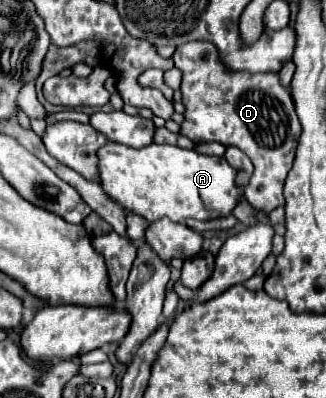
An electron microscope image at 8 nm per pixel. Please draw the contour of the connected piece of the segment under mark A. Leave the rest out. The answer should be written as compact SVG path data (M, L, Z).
M118 142L104 144L96 156L100 186L108 198L120 204L126 212L134 212L148 222L160 218L184 222L186 218L214 220L230 216L242 196L242 190L234 182L236 170L232 170L226 158L206 156L170 144L152 144L136 150Z

